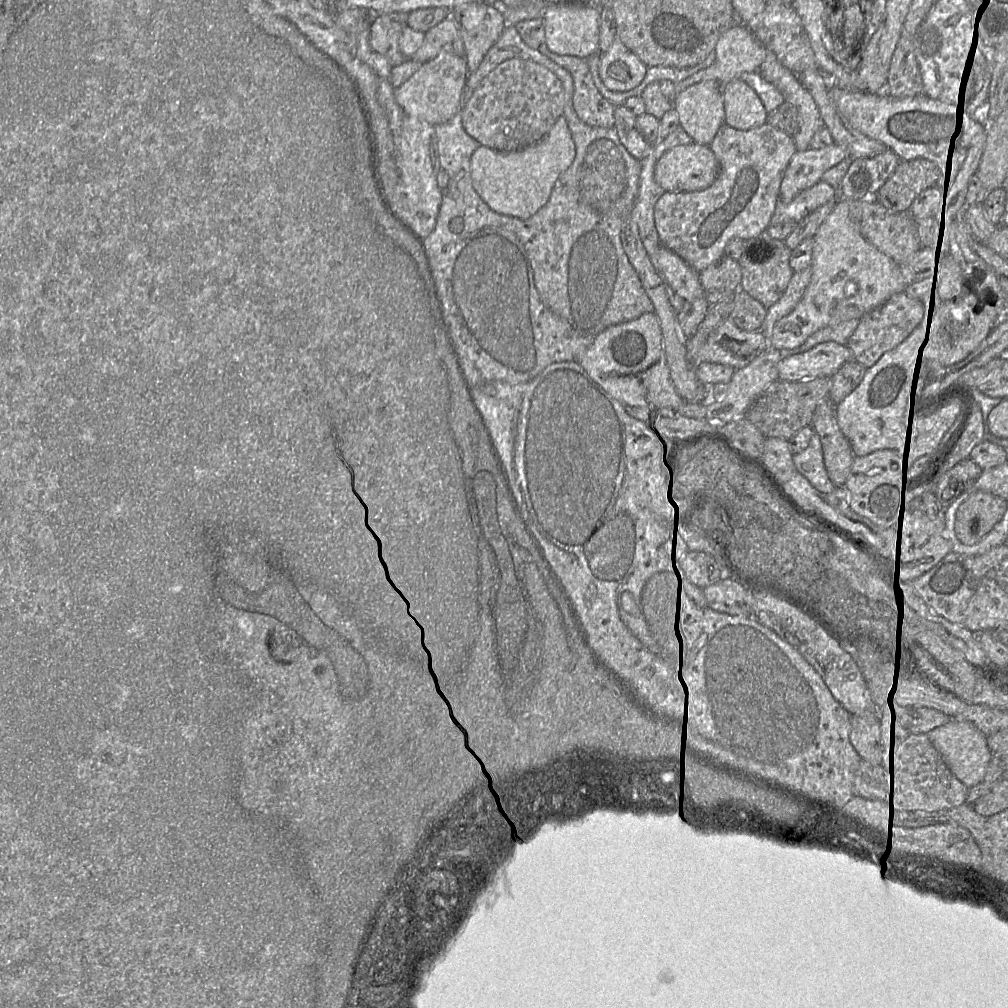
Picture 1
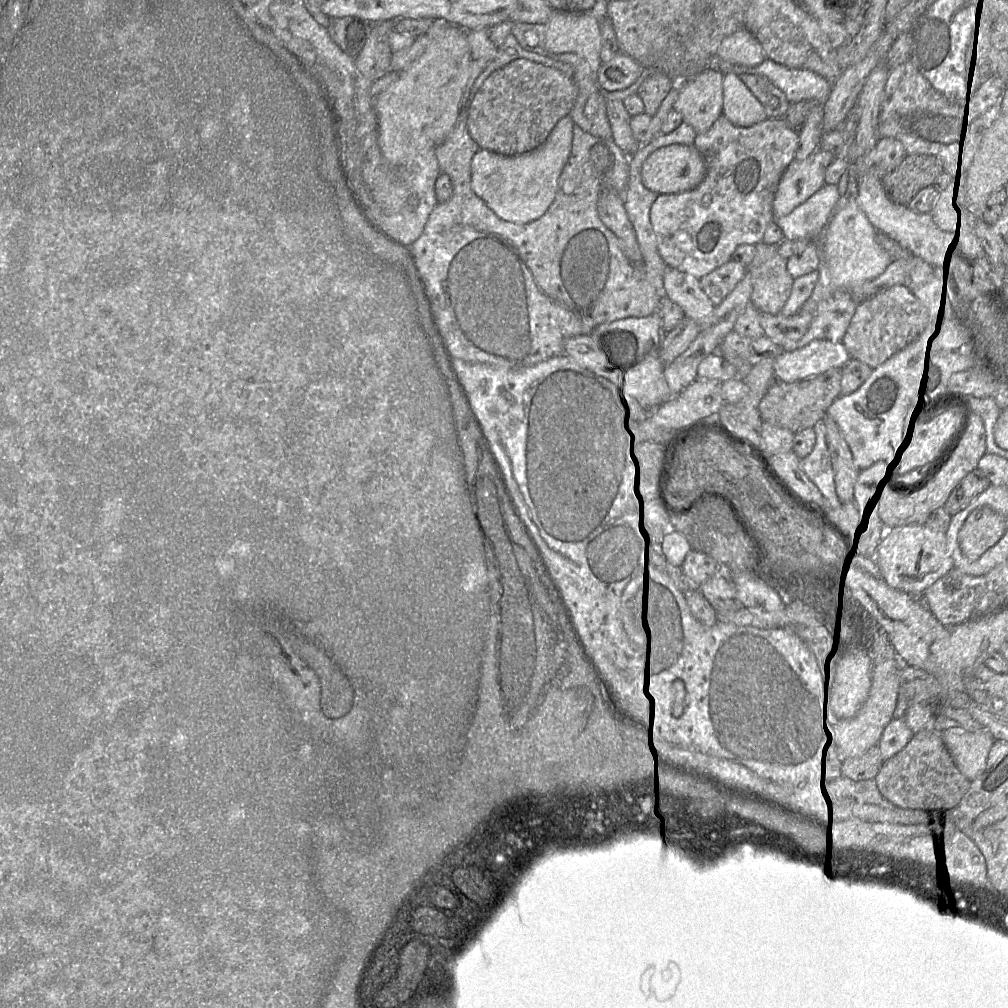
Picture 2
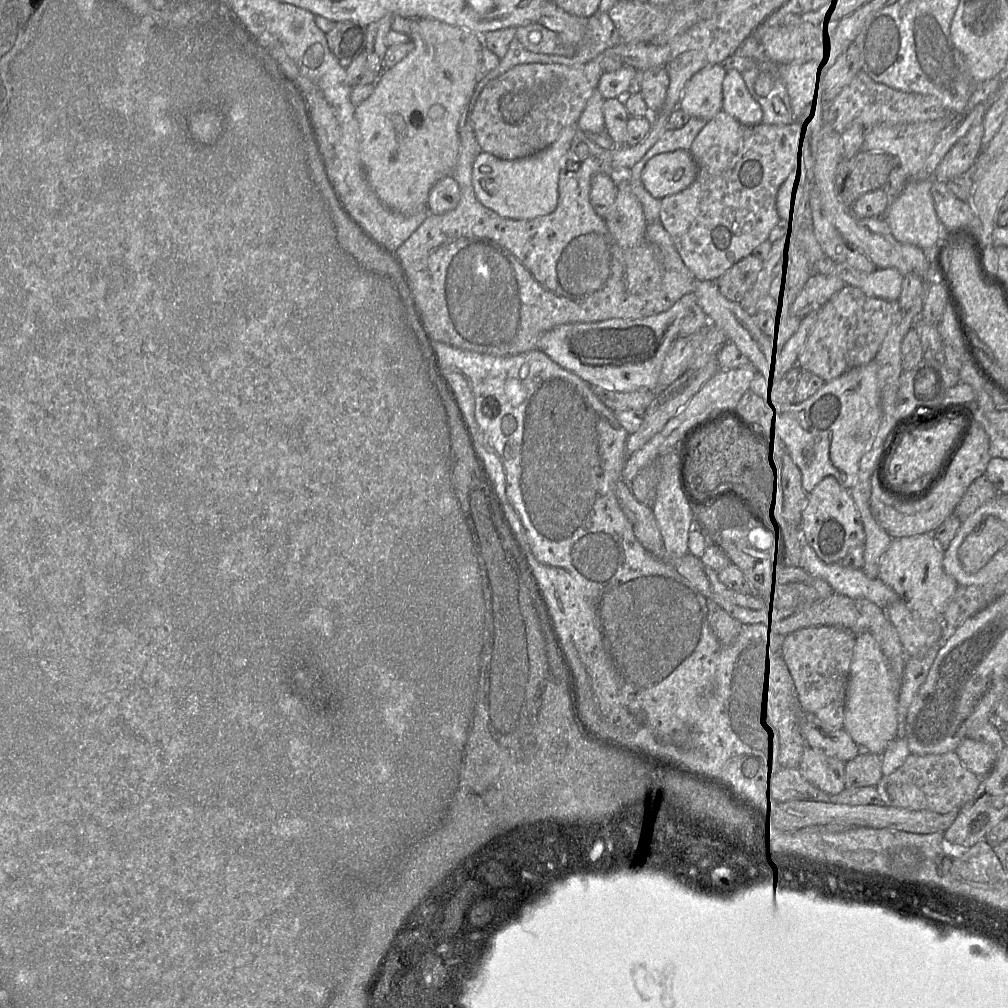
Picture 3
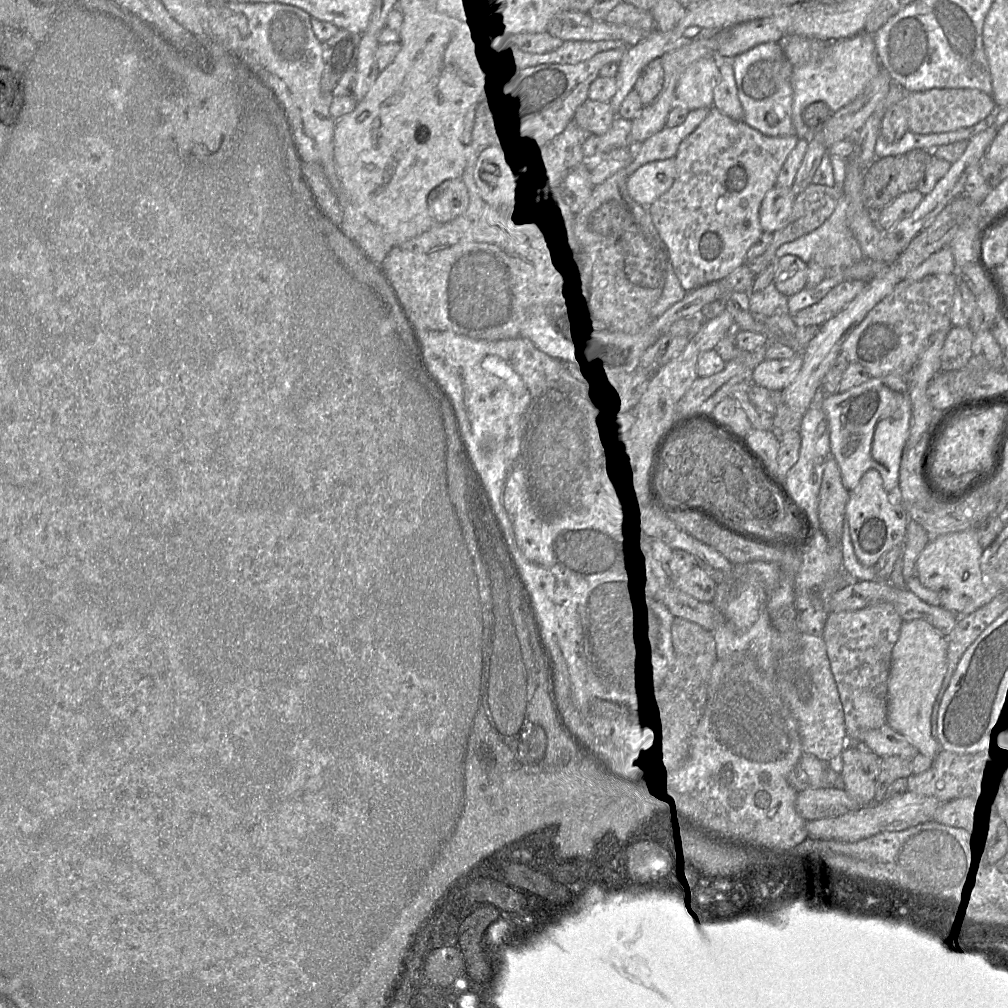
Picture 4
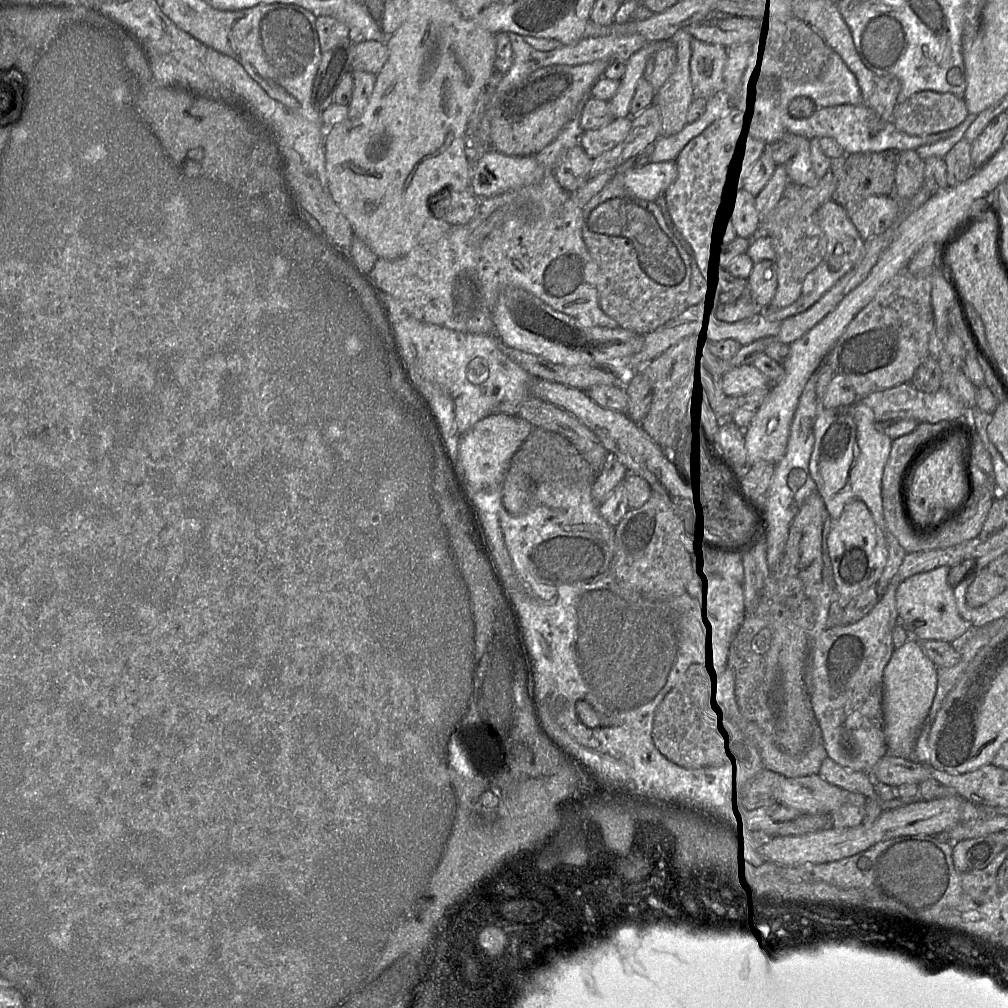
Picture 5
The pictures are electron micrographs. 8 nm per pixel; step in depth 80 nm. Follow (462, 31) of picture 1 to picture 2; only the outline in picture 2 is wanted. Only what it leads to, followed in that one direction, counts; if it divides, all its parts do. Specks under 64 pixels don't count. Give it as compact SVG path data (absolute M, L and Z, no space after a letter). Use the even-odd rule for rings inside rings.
M488 29L466 30L467 41L471 49L471 73L469 84L482 73L487 65L495 58L497 48L488 35Z

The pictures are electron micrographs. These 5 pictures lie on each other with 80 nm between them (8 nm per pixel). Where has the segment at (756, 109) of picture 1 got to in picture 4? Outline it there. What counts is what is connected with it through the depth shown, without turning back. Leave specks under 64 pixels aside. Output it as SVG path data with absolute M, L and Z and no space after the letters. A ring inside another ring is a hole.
M719 63L719 78L713 91L713 107L738 121L743 121L744 111L738 97L733 64Z

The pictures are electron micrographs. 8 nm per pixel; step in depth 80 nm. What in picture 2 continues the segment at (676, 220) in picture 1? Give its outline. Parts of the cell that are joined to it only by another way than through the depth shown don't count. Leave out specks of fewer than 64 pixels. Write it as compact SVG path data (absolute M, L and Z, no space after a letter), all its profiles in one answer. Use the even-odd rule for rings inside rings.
M721 115L713 125L704 133L697 134L693 145L702 155L706 165L706 175L703 181L695 188L678 194L661 194L652 205L650 218L657 237L657 247L664 262L677 270L690 274L697 279L731 260L735 249L741 244L756 245L763 241L764 233L771 222L774 221L773 200L781 176L793 161L797 150L799 135L796 128L790 127L782 118L766 119L751 127L738 127L733 125L726 117Z

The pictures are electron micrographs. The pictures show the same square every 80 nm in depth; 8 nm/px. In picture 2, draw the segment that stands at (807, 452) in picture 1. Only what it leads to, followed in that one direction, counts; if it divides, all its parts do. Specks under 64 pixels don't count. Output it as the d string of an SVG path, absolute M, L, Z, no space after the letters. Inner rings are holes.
M821 418L813 428L816 434L815 444L810 454L800 459L801 469L831 507L840 507L841 503L835 489L835 475L823 419Z

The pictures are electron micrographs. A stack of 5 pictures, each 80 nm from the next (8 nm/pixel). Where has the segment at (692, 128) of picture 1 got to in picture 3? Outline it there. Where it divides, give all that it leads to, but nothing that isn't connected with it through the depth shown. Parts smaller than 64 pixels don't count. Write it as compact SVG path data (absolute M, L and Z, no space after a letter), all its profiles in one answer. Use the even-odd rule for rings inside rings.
M718 64L700 69L685 84L678 108L689 117L705 122L712 119L721 111L724 74L725 69Z

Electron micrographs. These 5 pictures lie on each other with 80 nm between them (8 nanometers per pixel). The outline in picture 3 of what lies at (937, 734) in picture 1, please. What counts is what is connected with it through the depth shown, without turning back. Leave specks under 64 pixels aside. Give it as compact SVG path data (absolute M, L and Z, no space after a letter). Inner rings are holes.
M964 738L955 750L964 766L980 778L992 769L998 752L989 744Z

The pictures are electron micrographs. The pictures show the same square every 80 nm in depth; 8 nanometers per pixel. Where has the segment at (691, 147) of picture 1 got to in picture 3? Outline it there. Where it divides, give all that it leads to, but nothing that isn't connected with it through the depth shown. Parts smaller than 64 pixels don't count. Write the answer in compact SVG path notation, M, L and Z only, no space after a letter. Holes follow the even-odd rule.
M677 149L648 159L640 172L640 182L650 198L662 198L689 187L697 172L689 149Z

